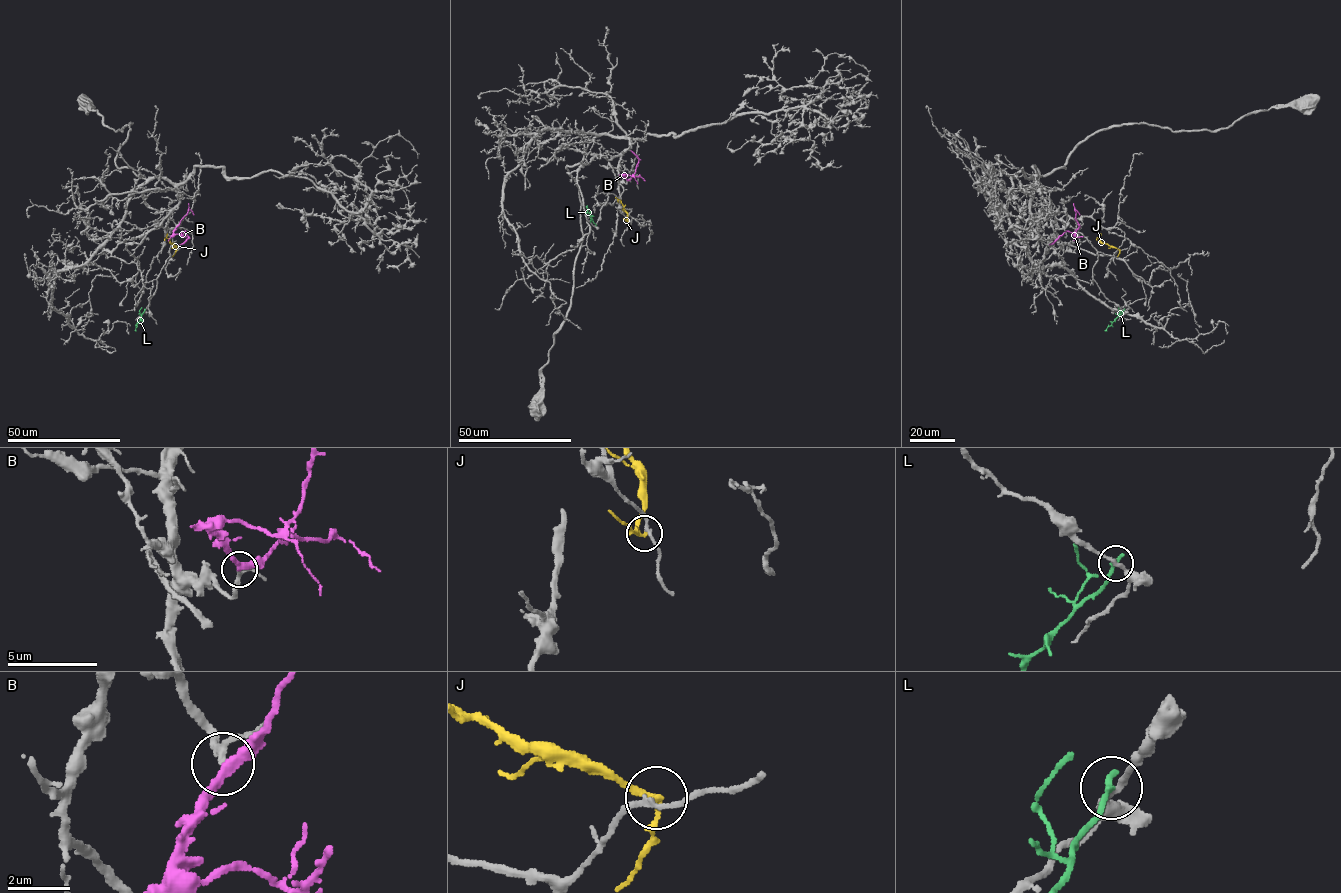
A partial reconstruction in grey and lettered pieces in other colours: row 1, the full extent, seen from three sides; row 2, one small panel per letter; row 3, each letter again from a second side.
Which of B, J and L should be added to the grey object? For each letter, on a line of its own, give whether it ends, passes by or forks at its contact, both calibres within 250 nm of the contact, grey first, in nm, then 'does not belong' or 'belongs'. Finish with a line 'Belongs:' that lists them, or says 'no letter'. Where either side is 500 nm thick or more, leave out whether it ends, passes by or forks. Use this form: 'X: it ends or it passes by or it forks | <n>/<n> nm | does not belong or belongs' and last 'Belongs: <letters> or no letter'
B: it passes by | 200/320 nm | belongs
J: it passes by | 170/180 nm | does not belong
L: it ends | 240/240 nm | does not belong
Belongs: B

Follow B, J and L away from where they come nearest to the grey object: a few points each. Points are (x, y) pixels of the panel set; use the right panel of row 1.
B: (1079, 226), (1074, 235), (1066, 231), (1049, 244)
J: (1120, 249), (1102, 243), (1098, 237), (1100, 233)
L: (1123, 310), (1104, 331)

